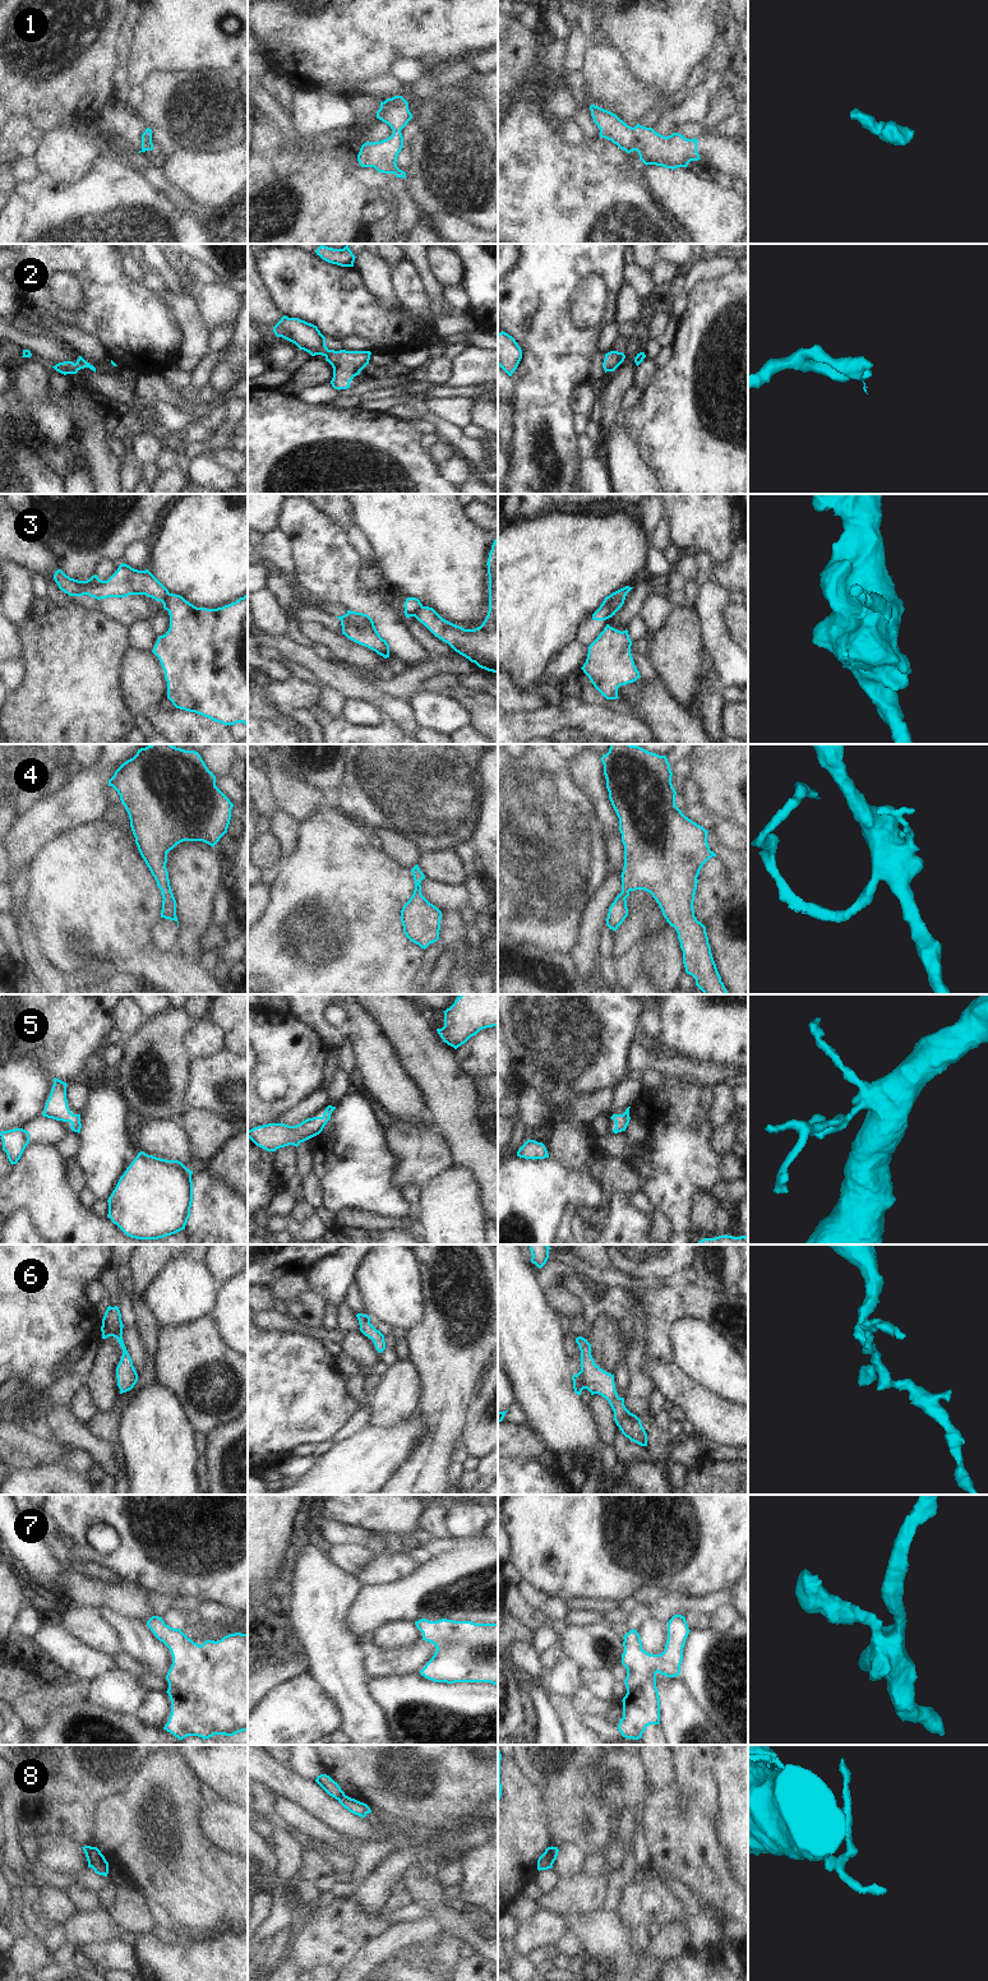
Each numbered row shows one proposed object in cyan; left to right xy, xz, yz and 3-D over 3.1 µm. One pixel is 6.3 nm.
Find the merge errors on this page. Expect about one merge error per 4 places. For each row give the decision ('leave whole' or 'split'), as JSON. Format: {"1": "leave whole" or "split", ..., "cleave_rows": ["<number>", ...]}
{"1": "leave whole", "2": "leave whole", "3": "split", "4": "leave whole", "5": "leave whole", "6": "leave whole", "7": "leave whole", "8": "split", "cleave_rows": ["3", "8"]}

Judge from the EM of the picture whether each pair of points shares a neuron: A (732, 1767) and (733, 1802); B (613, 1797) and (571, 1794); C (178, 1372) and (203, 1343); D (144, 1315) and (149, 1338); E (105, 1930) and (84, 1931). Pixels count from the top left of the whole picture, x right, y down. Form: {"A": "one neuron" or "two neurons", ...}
{"A": "one neuron", "B": "two neurons", "C": "one neuron", "D": "one neuron", "E": "one neuron"}

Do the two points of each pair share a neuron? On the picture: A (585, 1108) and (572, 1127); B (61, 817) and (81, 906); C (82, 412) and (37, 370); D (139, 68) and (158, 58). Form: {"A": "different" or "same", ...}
{"A": "different", "B": "different", "C": "different", "D": "same"}

